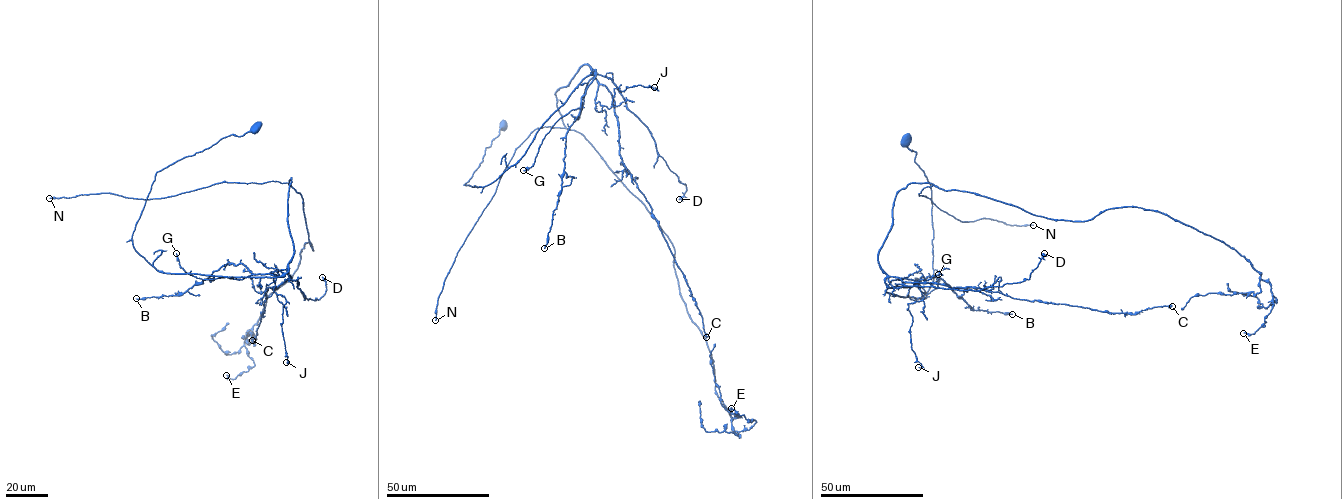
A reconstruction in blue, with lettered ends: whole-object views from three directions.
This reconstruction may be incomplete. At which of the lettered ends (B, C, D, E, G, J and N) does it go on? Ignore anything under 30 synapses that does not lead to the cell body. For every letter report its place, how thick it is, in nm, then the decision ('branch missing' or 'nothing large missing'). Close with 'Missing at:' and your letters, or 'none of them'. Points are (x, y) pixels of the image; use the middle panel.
B: place (544, 248); calibre 140 nm; nothing large missing
C: place (706, 337); calibre 600 nm; nothing large missing
D: place (679, 199); calibre 240 nm; nothing large missing
E: place (731, 408); calibre 220 nm; nothing large missing
G: place (523, 170); calibre 160 nm; nothing large missing
J: place (654, 87); calibre 90 nm; nothing large missing
N: place (435, 320); calibre 170 nm; branch missing
Missing at: N

